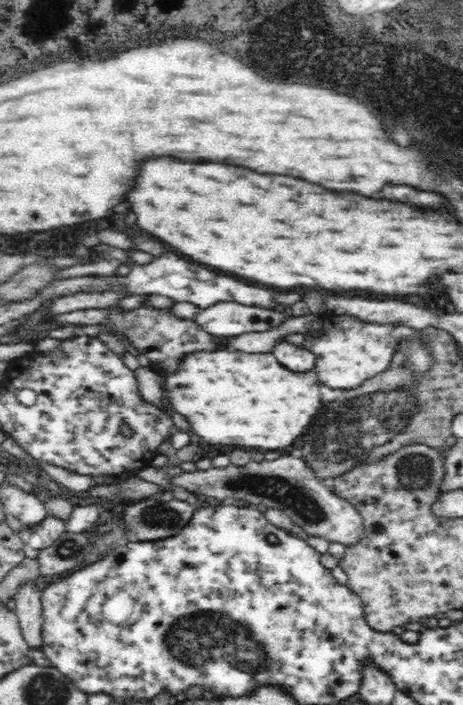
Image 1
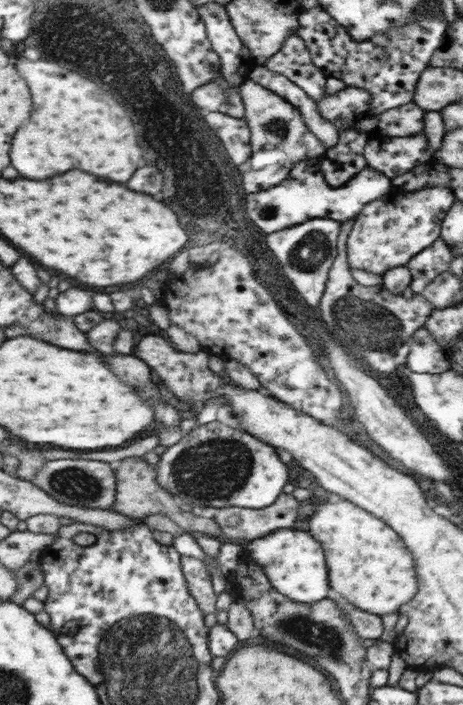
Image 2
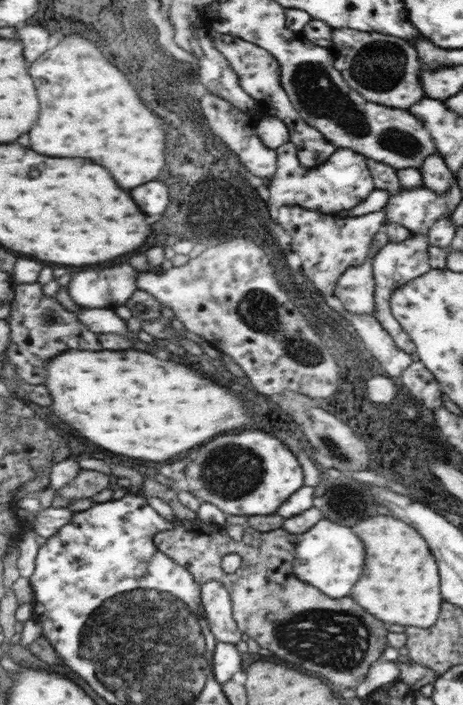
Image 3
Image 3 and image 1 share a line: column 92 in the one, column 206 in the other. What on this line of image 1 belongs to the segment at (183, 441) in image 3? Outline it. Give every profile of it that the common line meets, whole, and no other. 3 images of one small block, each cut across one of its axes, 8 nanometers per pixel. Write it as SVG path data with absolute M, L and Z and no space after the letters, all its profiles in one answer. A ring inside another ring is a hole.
M216 350L216 352L196 352L184 358L180 370L166 376L166 396L172 400L176 412L184 414L196 434L200 434L210 444L234 444L234 446L258 446L262 450L280 450L292 446L308 426L314 422L316 414L322 410L320 380L316 372L296 372L284 368L272 352L242 352L242 350Z

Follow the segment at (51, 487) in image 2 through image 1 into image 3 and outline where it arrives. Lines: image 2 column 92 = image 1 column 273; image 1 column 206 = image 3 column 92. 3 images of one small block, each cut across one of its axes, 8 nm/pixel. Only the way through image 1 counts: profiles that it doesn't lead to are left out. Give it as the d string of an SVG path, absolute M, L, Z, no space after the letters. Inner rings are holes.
M81 470L67 486L63 486L59 492L63 498L71 500L81 500L81 498L95 498L97 494L101 494L103 490L109 490L109 486L113 484L113 478L97 472L97 470Z

